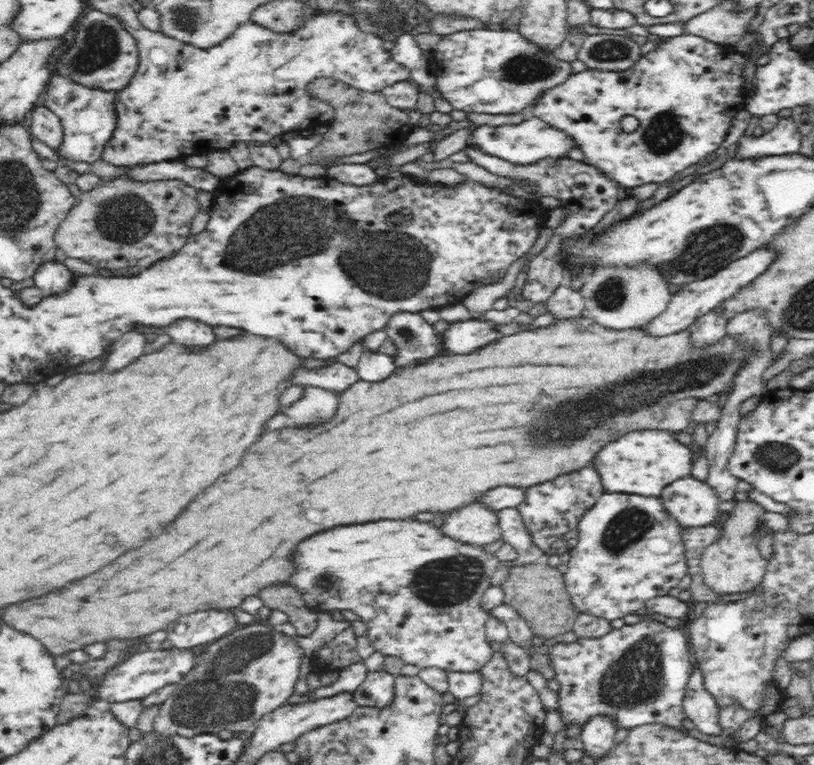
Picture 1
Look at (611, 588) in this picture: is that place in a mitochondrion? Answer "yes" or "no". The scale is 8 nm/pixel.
no

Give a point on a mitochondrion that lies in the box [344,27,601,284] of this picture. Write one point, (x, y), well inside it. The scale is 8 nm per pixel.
(524, 68)

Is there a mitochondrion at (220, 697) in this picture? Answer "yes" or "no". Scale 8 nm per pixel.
yes

